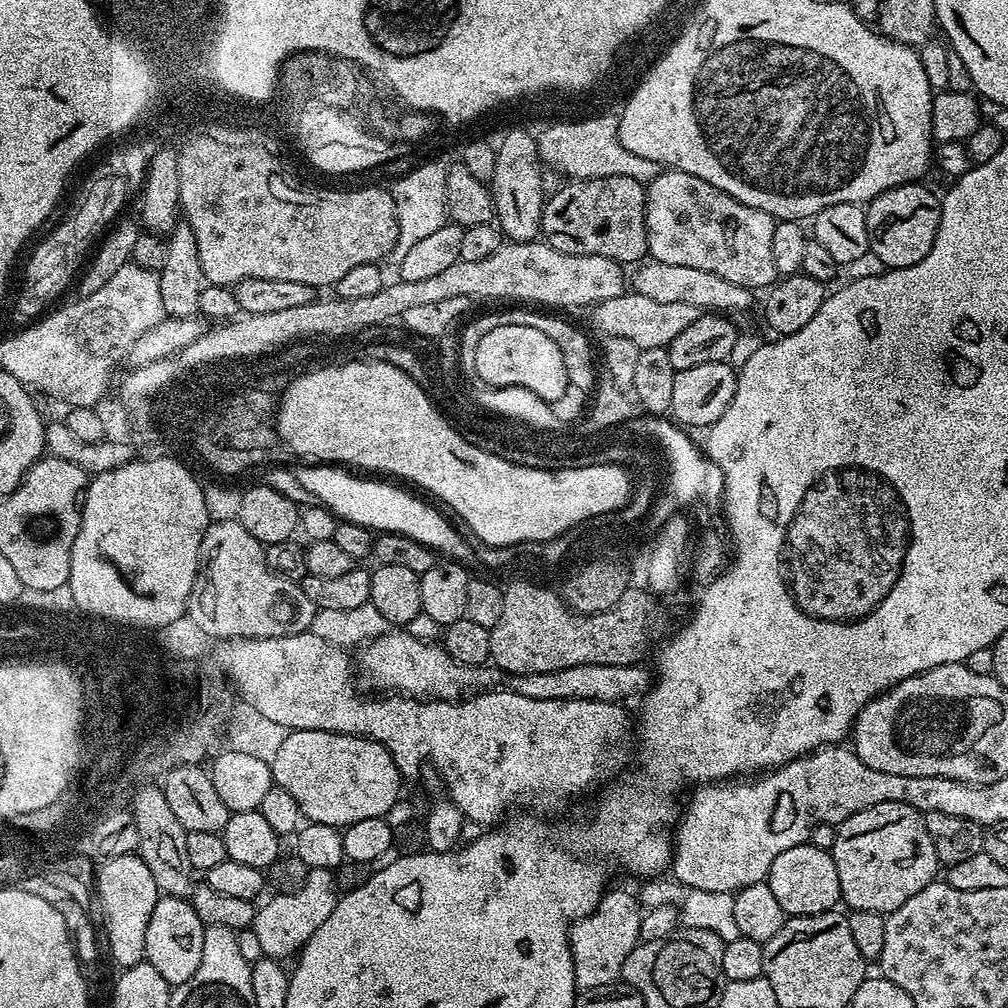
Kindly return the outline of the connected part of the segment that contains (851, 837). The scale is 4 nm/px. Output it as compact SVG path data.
M882 802L850 814L836 829L831 854L838 870L840 899L853 912L898 910L906 898L933 884L936 871L942 868L923 815L902 802Z

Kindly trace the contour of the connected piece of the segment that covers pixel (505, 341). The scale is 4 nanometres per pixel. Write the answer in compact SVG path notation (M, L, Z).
M507 324L498 326L498 330L490 330L478 338L478 350L475 351L474 363L482 382L493 389L504 389L508 387L522 387L532 391L538 398L547 402L556 401L566 394L566 366L562 363L562 350L554 346L551 338L546 338L542 330L534 330L529 324Z

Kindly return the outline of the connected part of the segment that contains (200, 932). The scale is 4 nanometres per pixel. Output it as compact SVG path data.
M161 895L146 926L145 961L154 966L154 970L158 970L158 974L162 974L168 984L175 986L189 983L194 978L194 970L198 970L198 962L202 962L205 927L187 899Z

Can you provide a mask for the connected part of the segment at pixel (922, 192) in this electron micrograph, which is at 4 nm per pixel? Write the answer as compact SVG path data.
M924 182L894 186L868 201L864 208L868 250L882 258L885 269L914 266L914 262L922 262L930 254L938 234L940 202L941 197L935 196Z

